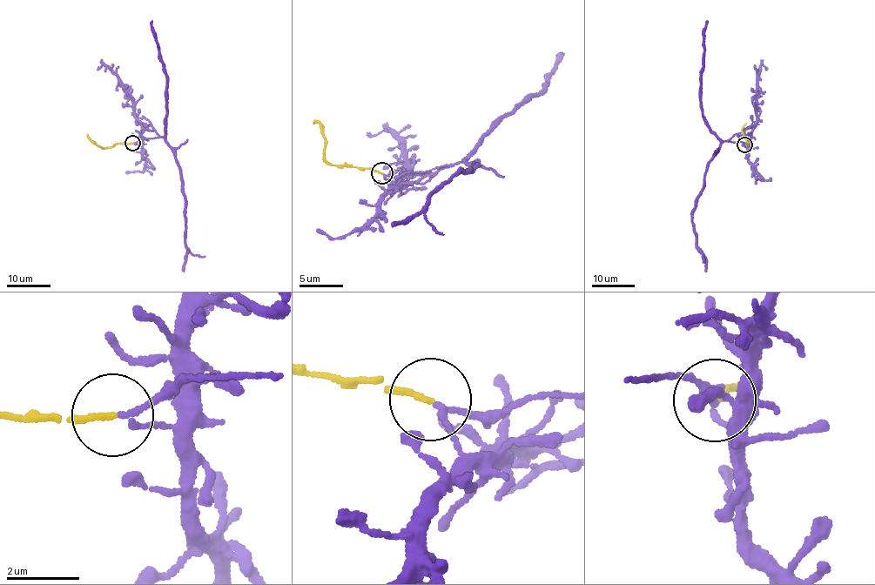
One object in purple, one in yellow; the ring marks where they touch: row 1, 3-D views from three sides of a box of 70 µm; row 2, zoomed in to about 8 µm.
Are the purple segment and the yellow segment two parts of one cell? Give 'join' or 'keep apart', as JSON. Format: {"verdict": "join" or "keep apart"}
{"verdict": "join"}

